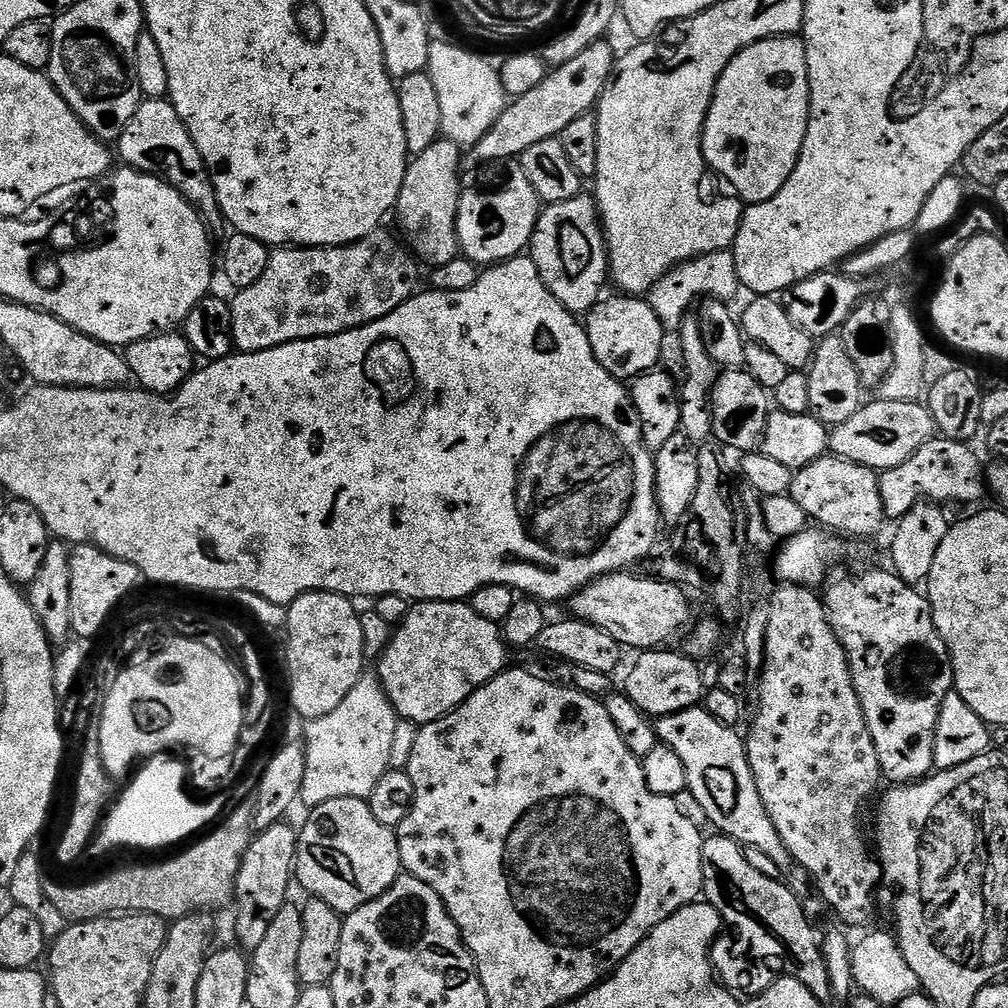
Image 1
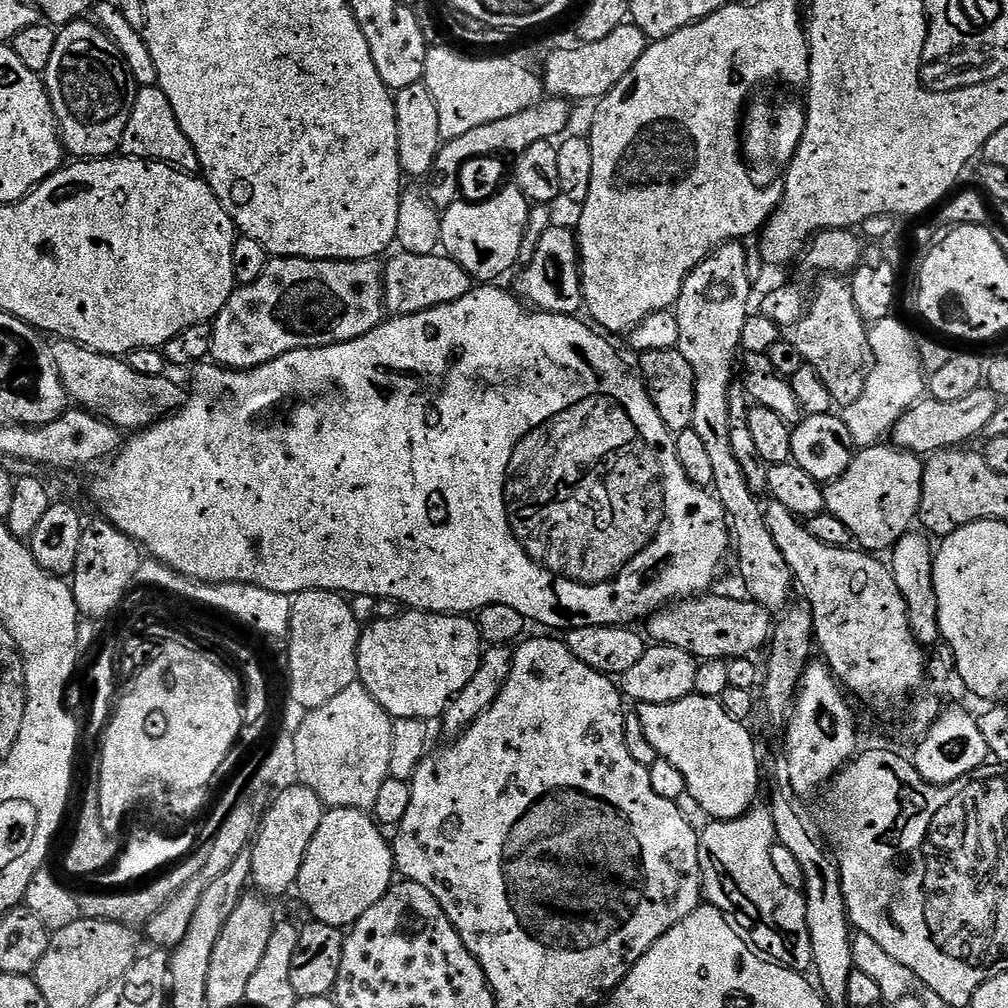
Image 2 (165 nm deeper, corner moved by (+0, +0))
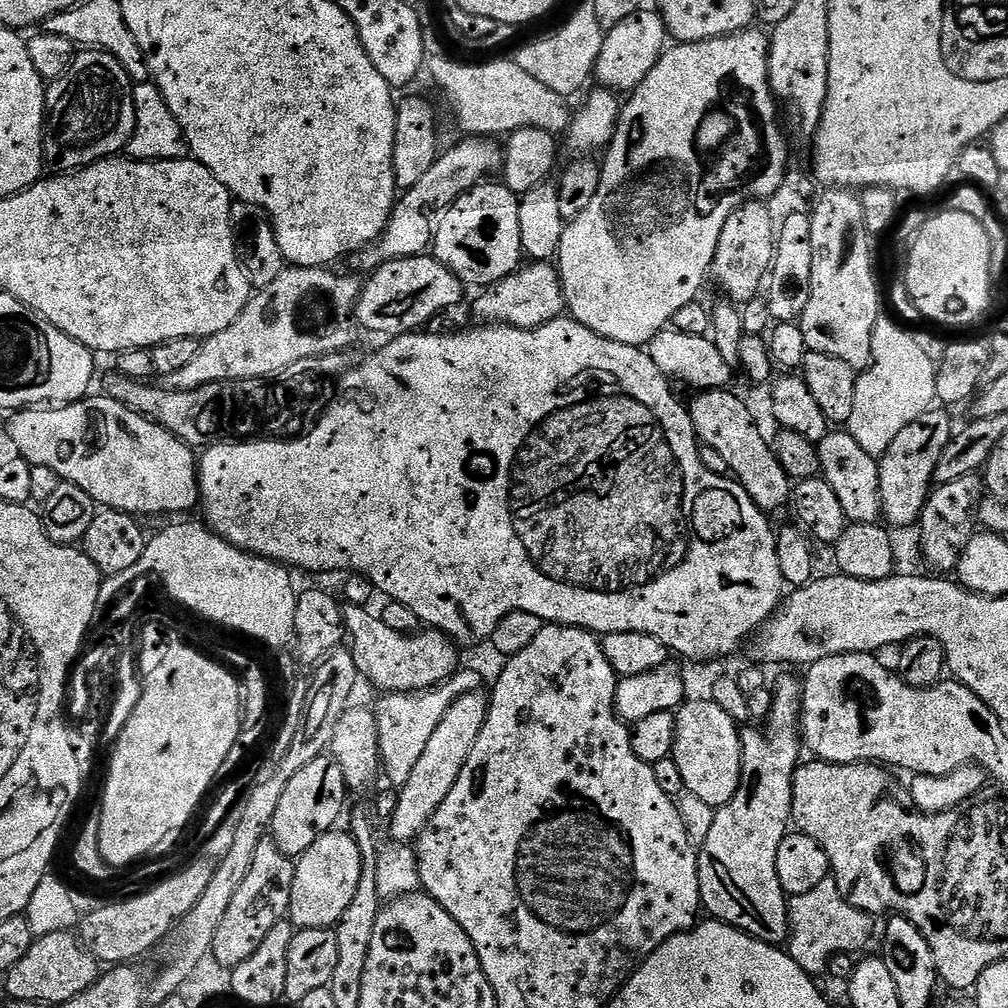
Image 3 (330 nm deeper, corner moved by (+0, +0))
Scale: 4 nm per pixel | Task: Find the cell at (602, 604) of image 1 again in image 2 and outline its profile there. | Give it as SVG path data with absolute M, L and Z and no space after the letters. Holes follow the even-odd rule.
M712 595L680 598L659 608L647 617L647 635L652 635L657 644L673 644L678 650L686 650L700 662L748 658L769 643L774 627L773 613L748 598L731 600L728 596Z

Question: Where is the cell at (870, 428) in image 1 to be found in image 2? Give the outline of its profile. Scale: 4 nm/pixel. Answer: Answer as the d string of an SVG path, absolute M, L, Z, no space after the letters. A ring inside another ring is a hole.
M982 386L974 390L974 394L966 394L966 398L958 398L958 402L938 402L931 398L919 400L902 418L890 433L890 440L895 447L903 448L906 452L915 452L924 458L942 448L959 448L967 445L983 433L985 426L998 414L1001 397L994 389Z

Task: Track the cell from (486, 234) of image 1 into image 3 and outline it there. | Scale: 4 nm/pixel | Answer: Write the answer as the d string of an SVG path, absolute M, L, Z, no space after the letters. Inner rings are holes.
M481 182L448 205L434 228L434 255L441 260L465 285L487 286L506 278L521 267L520 247L525 247L520 229L520 200L517 193L505 188L503 183Z

